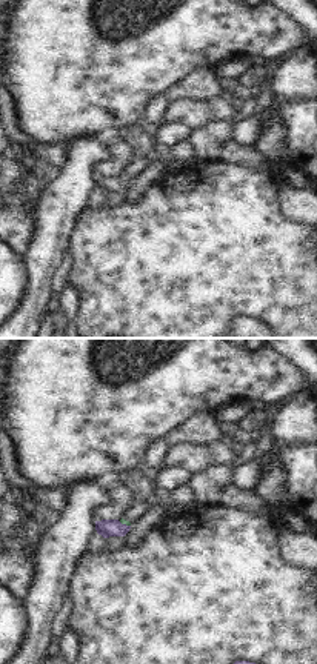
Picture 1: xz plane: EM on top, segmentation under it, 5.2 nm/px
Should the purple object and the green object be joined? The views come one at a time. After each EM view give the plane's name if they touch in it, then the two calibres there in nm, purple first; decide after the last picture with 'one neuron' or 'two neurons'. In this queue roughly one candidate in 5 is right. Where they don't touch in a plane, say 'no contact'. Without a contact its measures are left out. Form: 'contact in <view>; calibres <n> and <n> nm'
contact in xz; calibres 100 and 30 nm

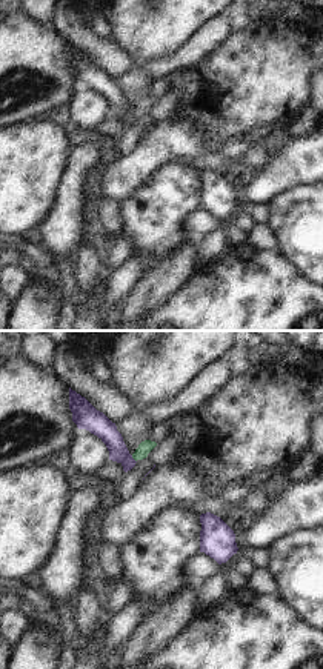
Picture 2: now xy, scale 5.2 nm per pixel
contact in xy; calibres 120 and 70 nm

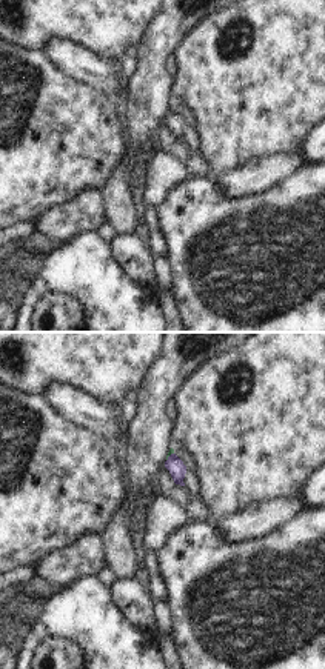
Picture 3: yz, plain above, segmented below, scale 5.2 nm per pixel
contact in yz; calibres 90 and 30 nm

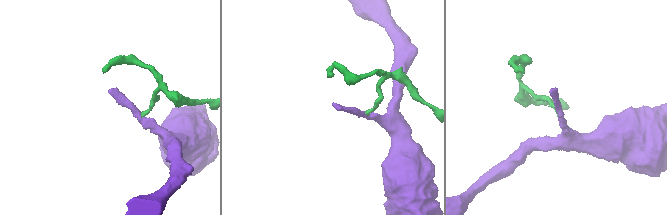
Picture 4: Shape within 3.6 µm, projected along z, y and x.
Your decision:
two neurons

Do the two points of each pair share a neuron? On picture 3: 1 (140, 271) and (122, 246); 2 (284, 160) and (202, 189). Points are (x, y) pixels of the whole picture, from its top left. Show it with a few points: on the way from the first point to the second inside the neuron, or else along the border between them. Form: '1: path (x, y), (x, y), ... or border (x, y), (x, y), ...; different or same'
1: path (137, 265), (128, 252); same
2: border (214, 176), (219, 188), (227, 194), (253, 193); different

